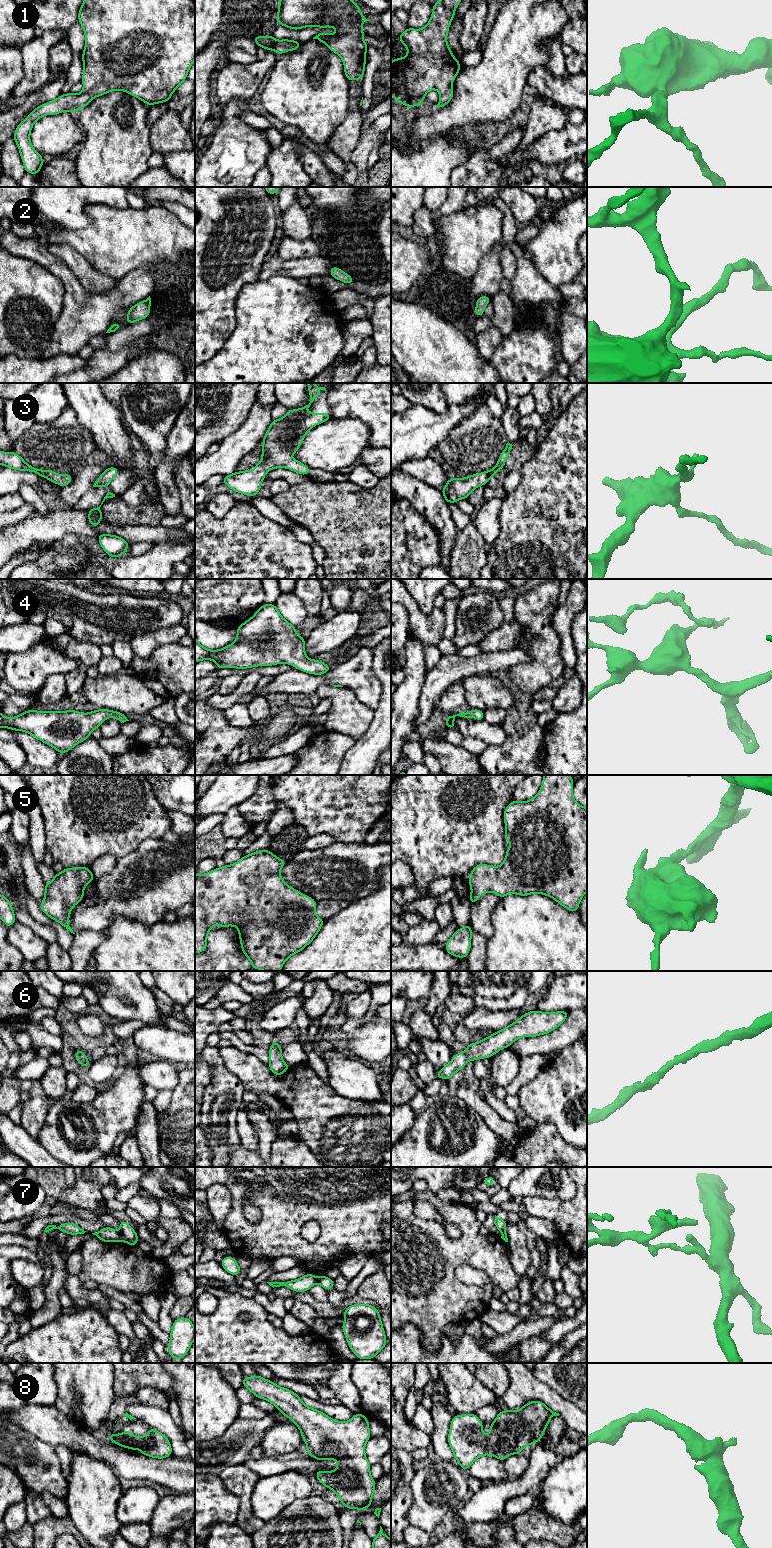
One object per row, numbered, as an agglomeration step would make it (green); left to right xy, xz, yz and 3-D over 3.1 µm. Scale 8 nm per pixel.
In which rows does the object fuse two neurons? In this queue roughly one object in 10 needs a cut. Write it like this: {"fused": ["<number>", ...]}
{"fused": ["7"]}

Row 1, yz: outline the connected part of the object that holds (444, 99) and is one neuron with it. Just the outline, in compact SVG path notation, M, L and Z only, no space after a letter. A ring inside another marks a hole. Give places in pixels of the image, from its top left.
M438 0L432 9L432 15L427 25L422 29L407 29L398 36L408 54L404 58L395 58L391 62L391 96L406 107L416 107L423 104L424 96L432 89L436 89L439 94L439 102L436 107L446 106L454 96L452 83L460 72L460 60L454 58L453 52L447 43L447 34L450 24L455 16L455 9L462 0Z

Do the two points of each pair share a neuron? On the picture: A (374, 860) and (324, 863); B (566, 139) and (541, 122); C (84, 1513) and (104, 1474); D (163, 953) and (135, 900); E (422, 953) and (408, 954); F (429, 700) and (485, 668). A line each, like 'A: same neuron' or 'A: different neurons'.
A: same neuron
B: different neurons
C: same neuron
D: different neurons
E: same neuron
F: same neuron

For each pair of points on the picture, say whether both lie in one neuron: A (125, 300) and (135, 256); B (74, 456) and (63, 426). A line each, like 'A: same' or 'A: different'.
A: different
B: same

